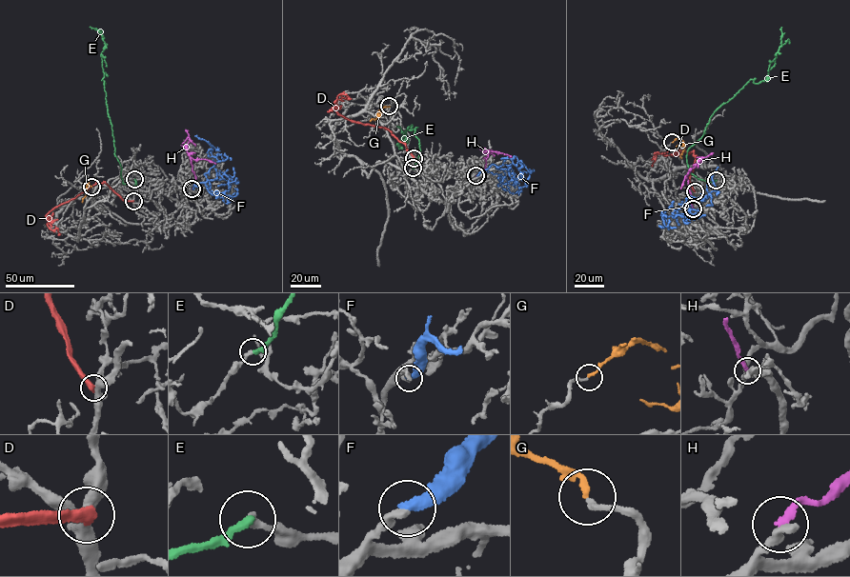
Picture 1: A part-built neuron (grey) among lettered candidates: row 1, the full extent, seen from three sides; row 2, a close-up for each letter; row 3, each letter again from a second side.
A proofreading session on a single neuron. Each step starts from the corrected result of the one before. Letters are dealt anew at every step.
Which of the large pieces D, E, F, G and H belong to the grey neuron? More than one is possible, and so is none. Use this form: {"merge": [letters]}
{"merge": []}

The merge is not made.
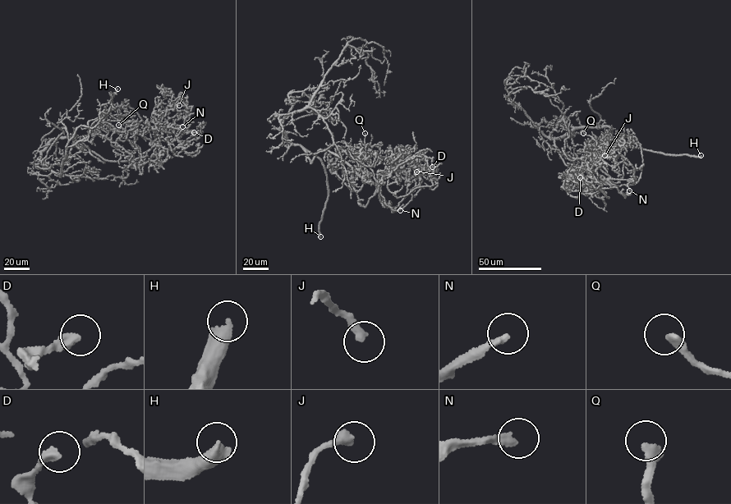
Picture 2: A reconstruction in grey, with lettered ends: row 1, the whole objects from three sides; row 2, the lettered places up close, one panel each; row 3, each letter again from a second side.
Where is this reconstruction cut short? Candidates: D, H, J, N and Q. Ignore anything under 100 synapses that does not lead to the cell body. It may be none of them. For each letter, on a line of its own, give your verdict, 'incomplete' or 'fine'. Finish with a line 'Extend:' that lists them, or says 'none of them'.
D: fine
H: incomplete
J: fine
N: incomplete
Q: fine
Extend: H, N

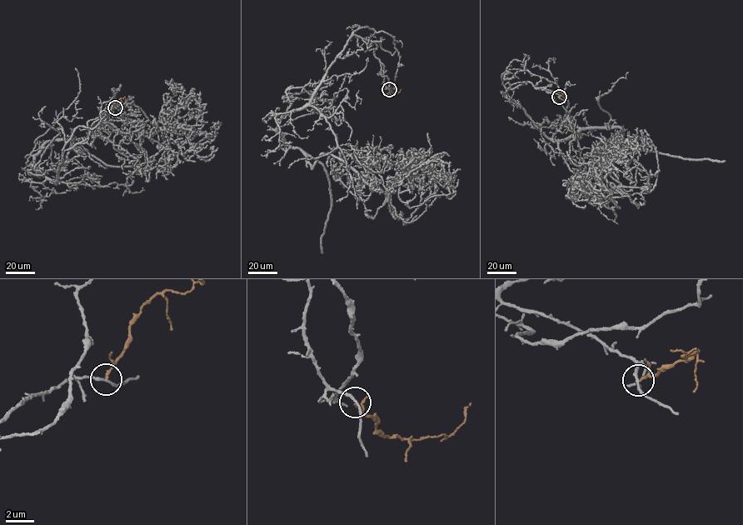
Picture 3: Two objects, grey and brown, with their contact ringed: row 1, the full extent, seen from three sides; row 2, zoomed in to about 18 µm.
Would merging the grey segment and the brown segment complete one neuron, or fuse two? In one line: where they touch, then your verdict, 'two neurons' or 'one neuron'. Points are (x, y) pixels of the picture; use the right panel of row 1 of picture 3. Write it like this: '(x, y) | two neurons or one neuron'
(559, 97) | two neurons

